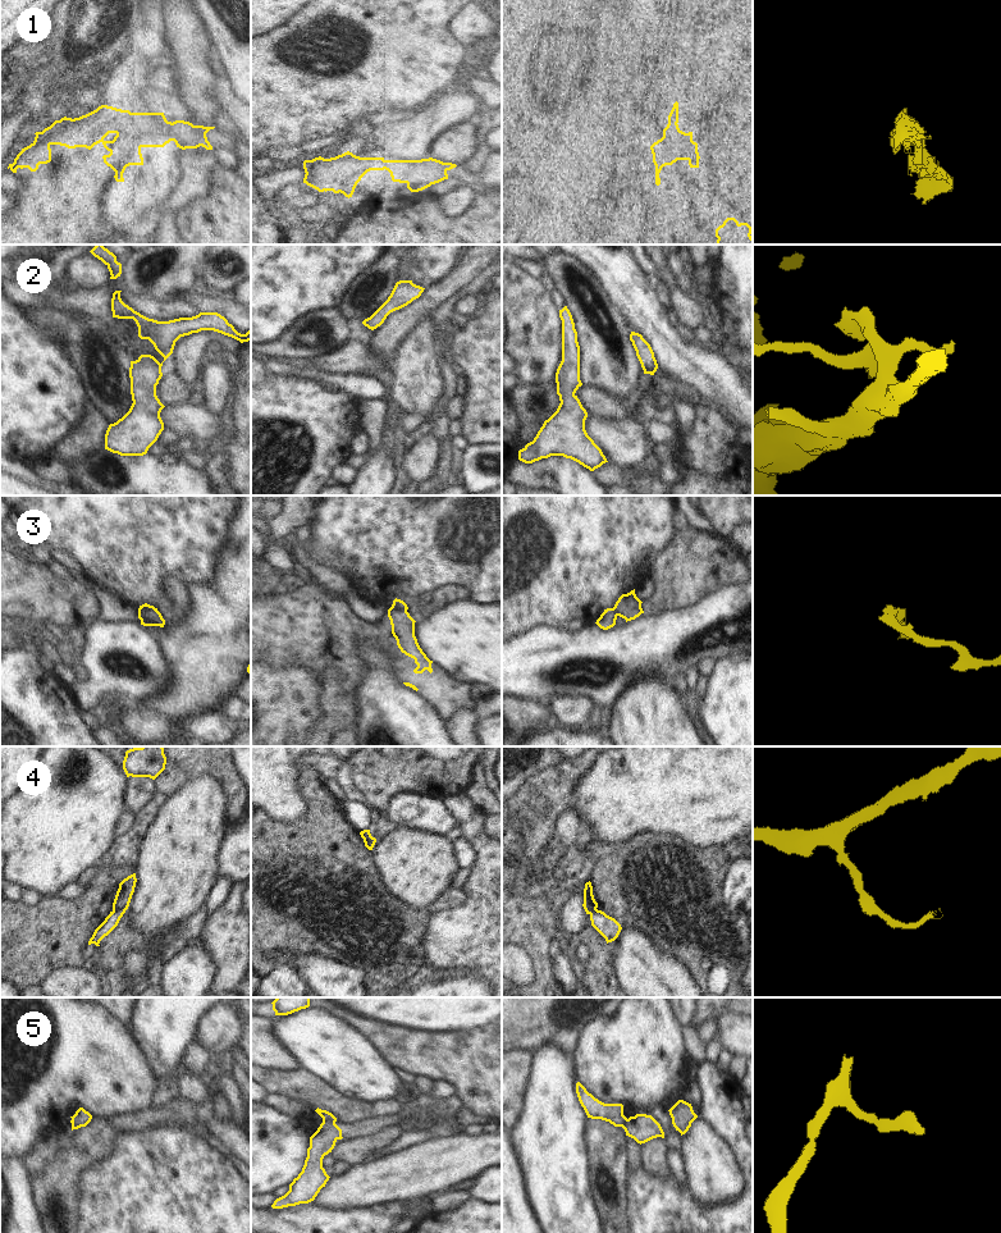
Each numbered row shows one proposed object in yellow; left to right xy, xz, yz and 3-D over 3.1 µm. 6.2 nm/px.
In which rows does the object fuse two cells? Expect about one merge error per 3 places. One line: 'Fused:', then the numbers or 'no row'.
Fused: 3, 4, 5

